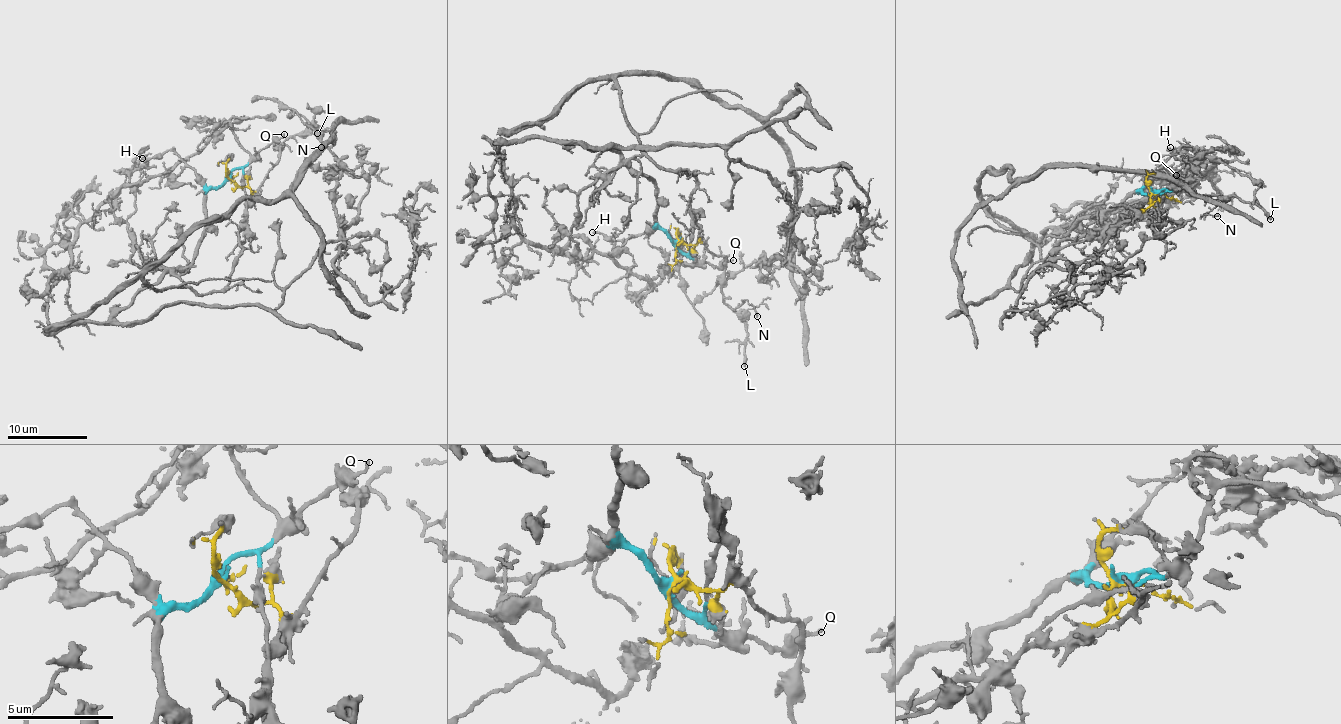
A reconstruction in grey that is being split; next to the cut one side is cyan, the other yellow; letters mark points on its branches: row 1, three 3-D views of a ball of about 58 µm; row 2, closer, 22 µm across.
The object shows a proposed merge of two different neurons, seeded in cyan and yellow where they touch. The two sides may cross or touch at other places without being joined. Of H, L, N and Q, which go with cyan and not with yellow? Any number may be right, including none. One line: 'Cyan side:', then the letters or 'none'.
Cyan side: H, Q

